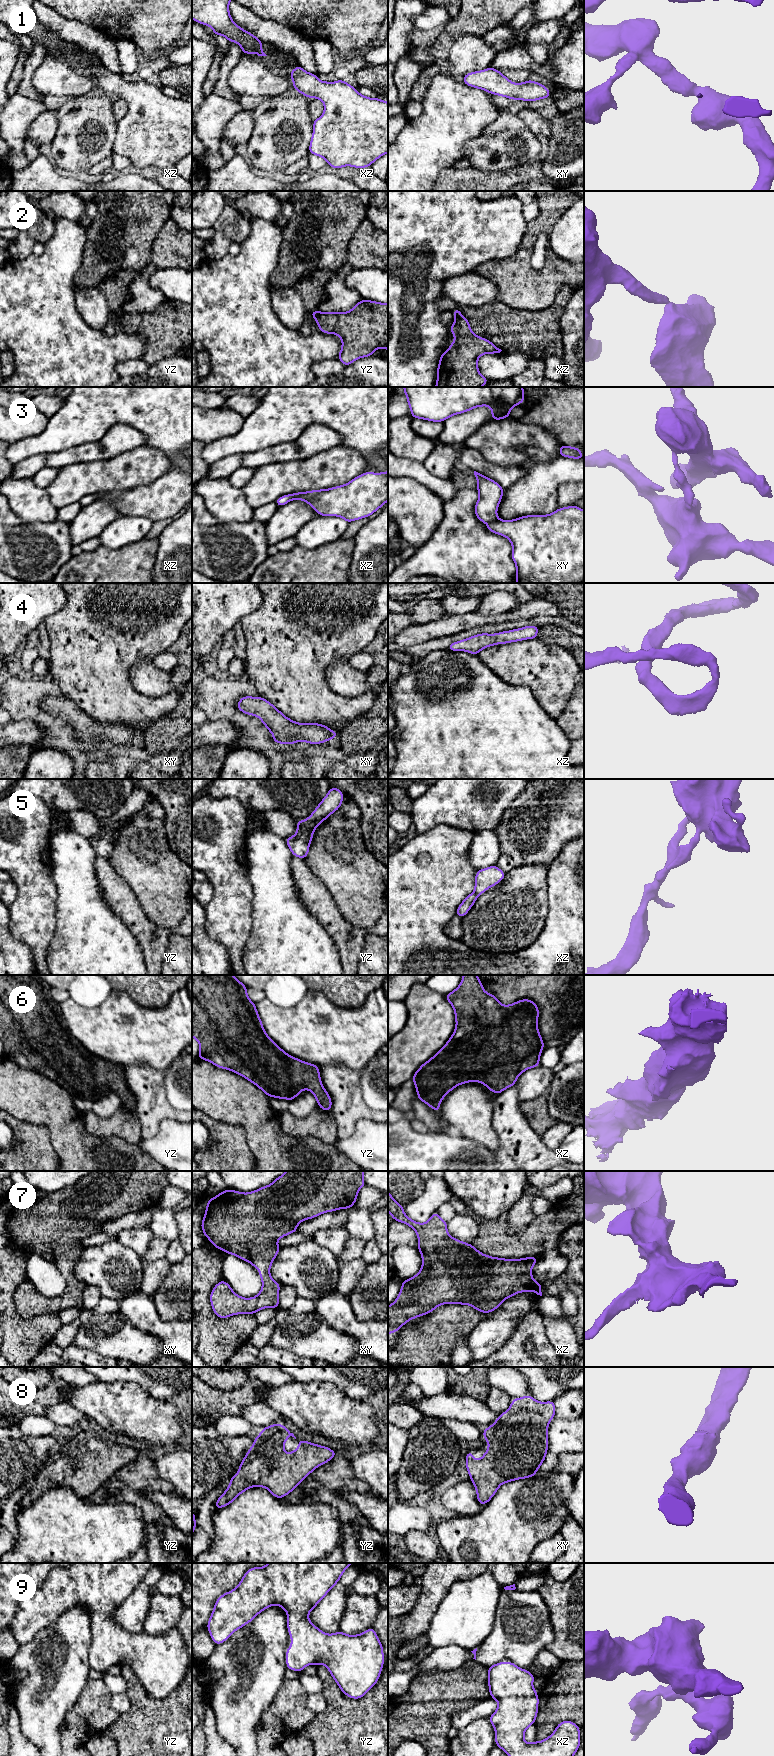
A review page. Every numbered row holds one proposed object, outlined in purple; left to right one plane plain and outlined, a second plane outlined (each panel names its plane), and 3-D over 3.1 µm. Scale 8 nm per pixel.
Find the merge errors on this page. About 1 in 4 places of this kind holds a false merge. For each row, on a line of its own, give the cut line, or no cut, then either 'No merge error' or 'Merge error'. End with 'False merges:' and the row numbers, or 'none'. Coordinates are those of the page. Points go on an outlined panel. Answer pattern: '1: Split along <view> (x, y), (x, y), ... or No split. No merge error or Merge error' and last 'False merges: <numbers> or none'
1: No split. No merge error
2: Split along yz (319, 312), (314, 317). Merge error
3: Split along xy (497, 518), (487, 523). Merge error
4: No split. No merge error
5: Split along yz (302, 821), (309, 843). Merge error
6: No split. No merge error
7: No split. No merge error
8: No split. No merge error
9: No split. No merge error
False merges: 2, 3, 5

